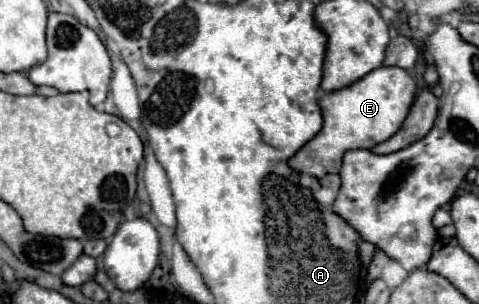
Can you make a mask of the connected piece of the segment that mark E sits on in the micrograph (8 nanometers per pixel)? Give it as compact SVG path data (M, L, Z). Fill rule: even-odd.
M379 66L343 90L333 90L331 94L325 92L319 100L319 108L323 112L323 128L289 160L291 170L317 178L323 178L331 172L337 174L347 150L371 150L371 146L385 142L391 138L391 134L395 134L395 130L399 130L403 118L409 114L415 92L415 80L405 70L393 66Z

